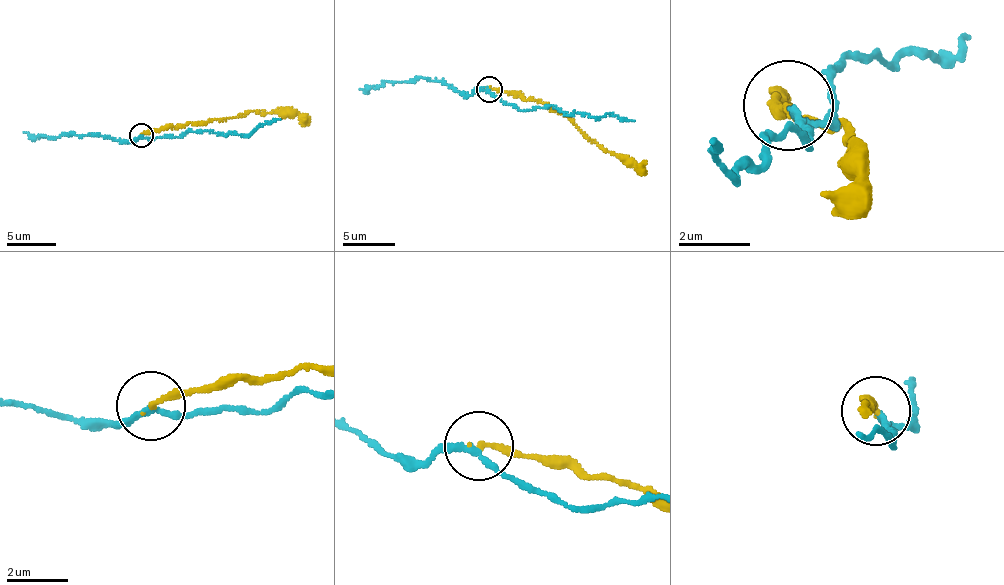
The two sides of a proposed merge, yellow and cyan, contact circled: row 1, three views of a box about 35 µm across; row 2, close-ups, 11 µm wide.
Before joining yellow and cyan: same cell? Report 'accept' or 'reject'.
reject

